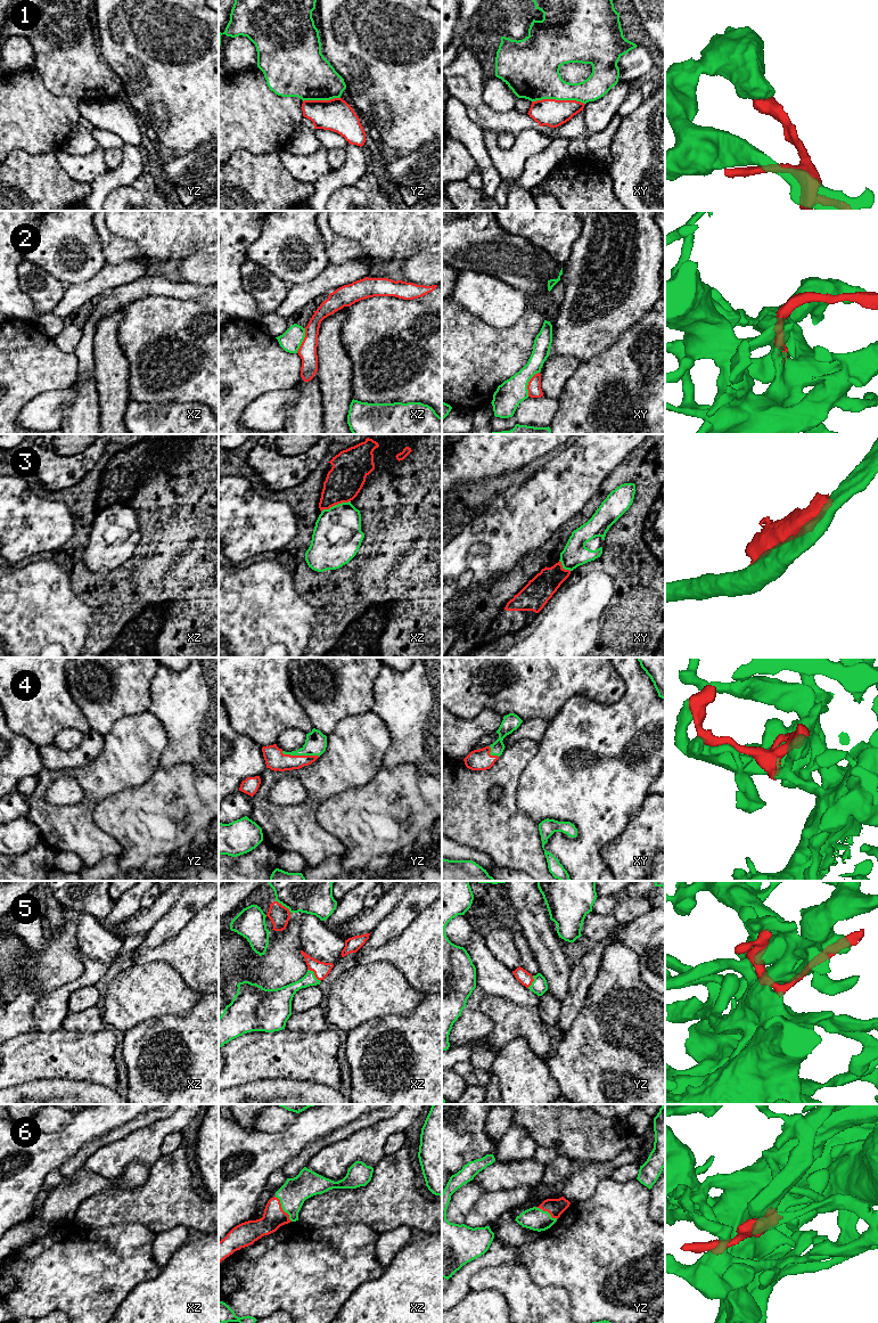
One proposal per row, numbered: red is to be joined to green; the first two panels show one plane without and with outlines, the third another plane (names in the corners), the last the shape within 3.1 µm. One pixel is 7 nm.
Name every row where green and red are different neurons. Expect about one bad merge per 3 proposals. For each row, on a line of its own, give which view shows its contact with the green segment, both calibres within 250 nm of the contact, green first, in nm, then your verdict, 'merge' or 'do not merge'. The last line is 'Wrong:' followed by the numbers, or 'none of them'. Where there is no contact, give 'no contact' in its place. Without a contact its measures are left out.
1: xy | 360/190 nm | do not merge
2: xy | 190/100 nm | merge
3: xz | 340/260 nm | do not merge
4: yz | 160/140 nm | merge
5: xz | 120/110 nm | merge
6: xz | 190/160 nm | merge
Wrong: 1, 3

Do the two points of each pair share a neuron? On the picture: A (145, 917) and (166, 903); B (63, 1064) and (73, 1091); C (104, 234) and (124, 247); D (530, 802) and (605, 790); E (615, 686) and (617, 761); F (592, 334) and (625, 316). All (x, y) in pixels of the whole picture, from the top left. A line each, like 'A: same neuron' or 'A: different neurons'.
A: same neuron
B: different neurons
C: same neuron
D: same neuron
E: different neurons
F: same neuron

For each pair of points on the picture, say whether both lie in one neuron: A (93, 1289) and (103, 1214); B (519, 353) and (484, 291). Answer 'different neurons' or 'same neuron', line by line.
A: different neurons
B: different neurons

